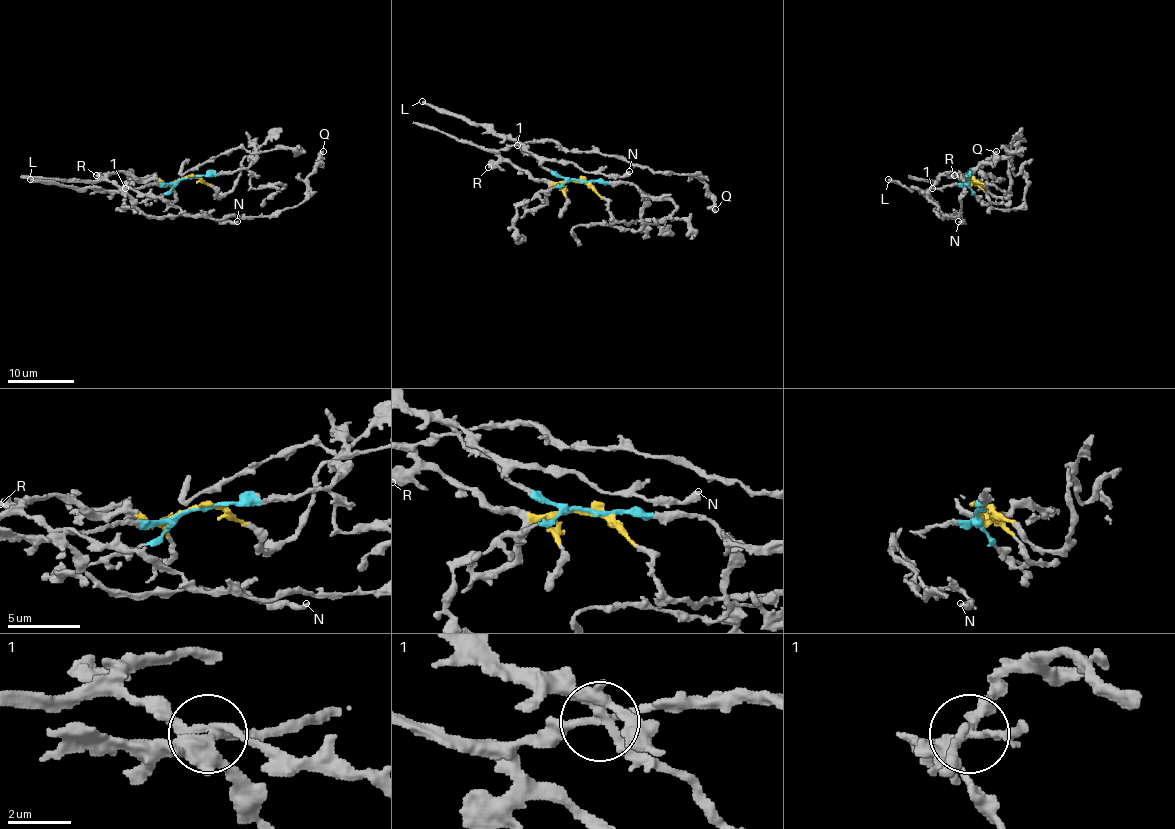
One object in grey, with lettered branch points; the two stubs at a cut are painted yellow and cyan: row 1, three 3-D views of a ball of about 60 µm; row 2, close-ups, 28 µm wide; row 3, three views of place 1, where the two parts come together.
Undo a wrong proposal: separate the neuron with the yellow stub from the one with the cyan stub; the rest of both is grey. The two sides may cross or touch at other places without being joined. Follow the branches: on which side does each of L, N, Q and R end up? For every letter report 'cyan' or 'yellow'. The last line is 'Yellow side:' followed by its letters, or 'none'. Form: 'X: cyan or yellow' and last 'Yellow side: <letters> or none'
L: cyan
N: cyan
Q: yellow
R: yellow
Yellow side: Q, R

